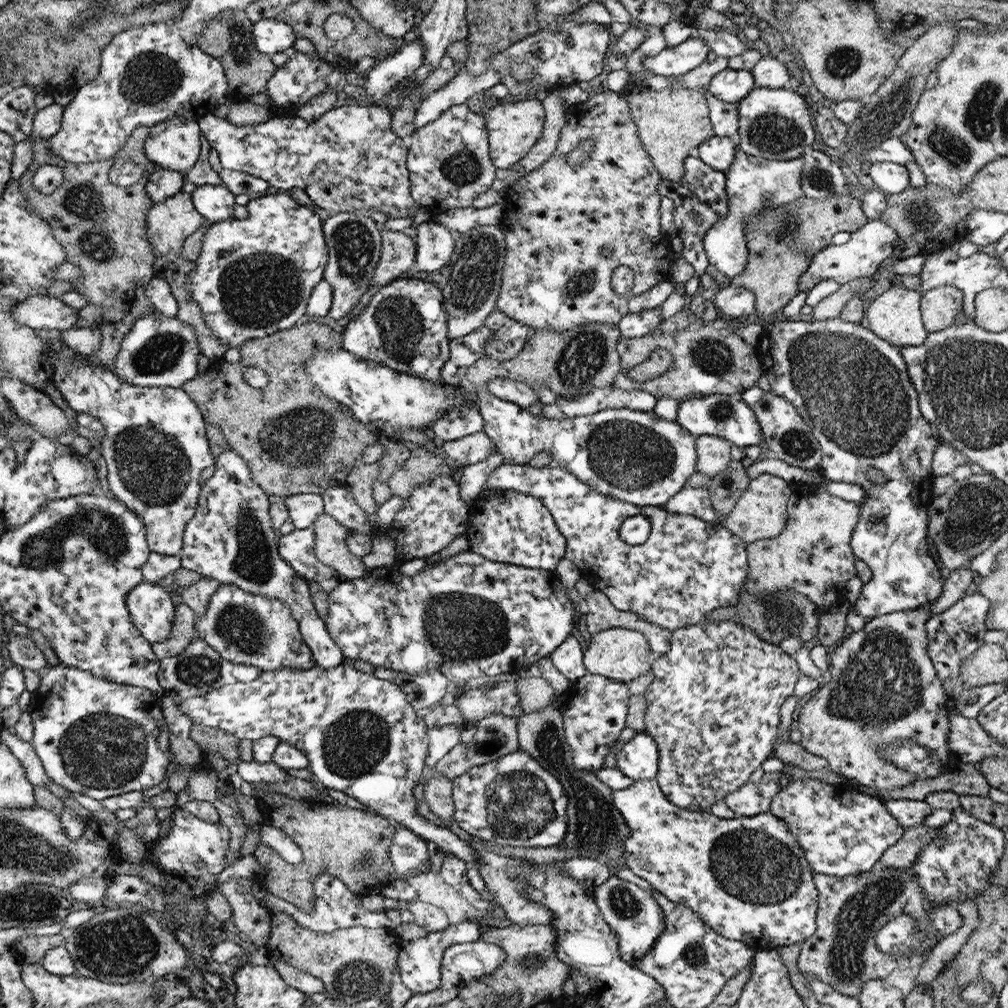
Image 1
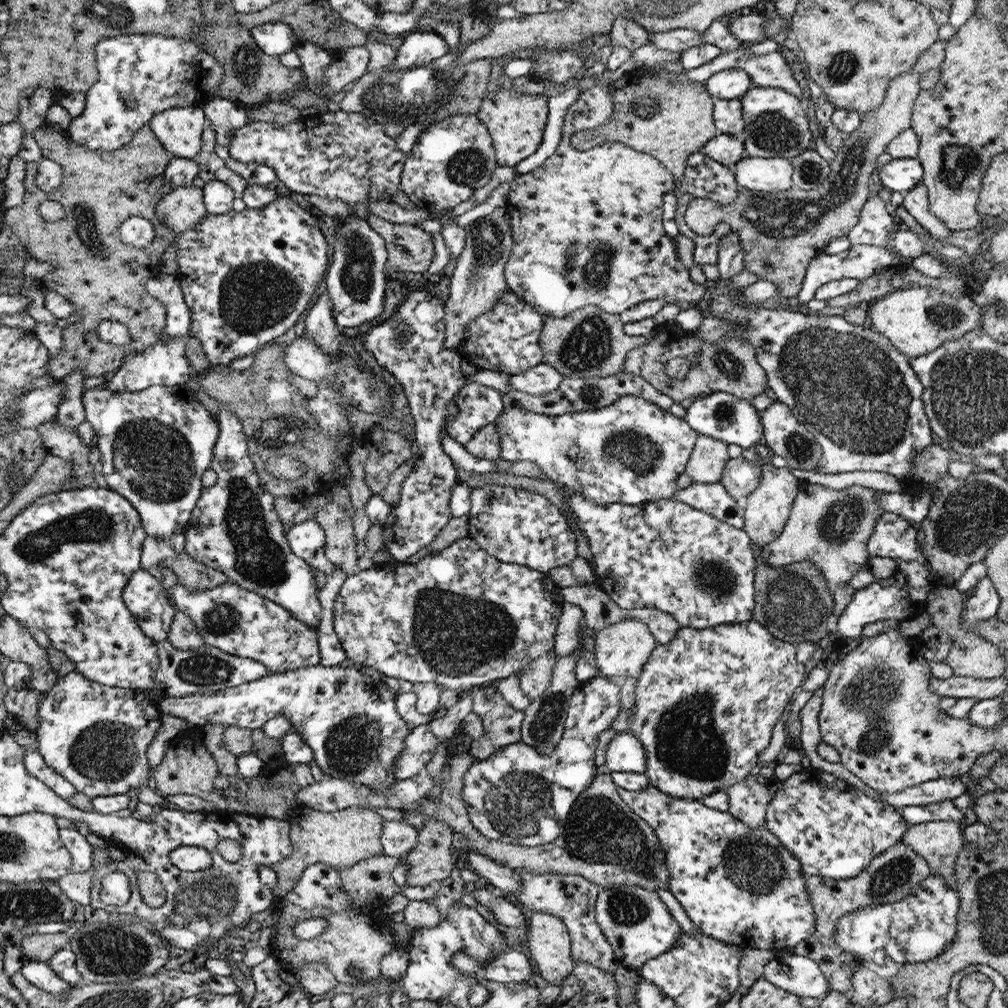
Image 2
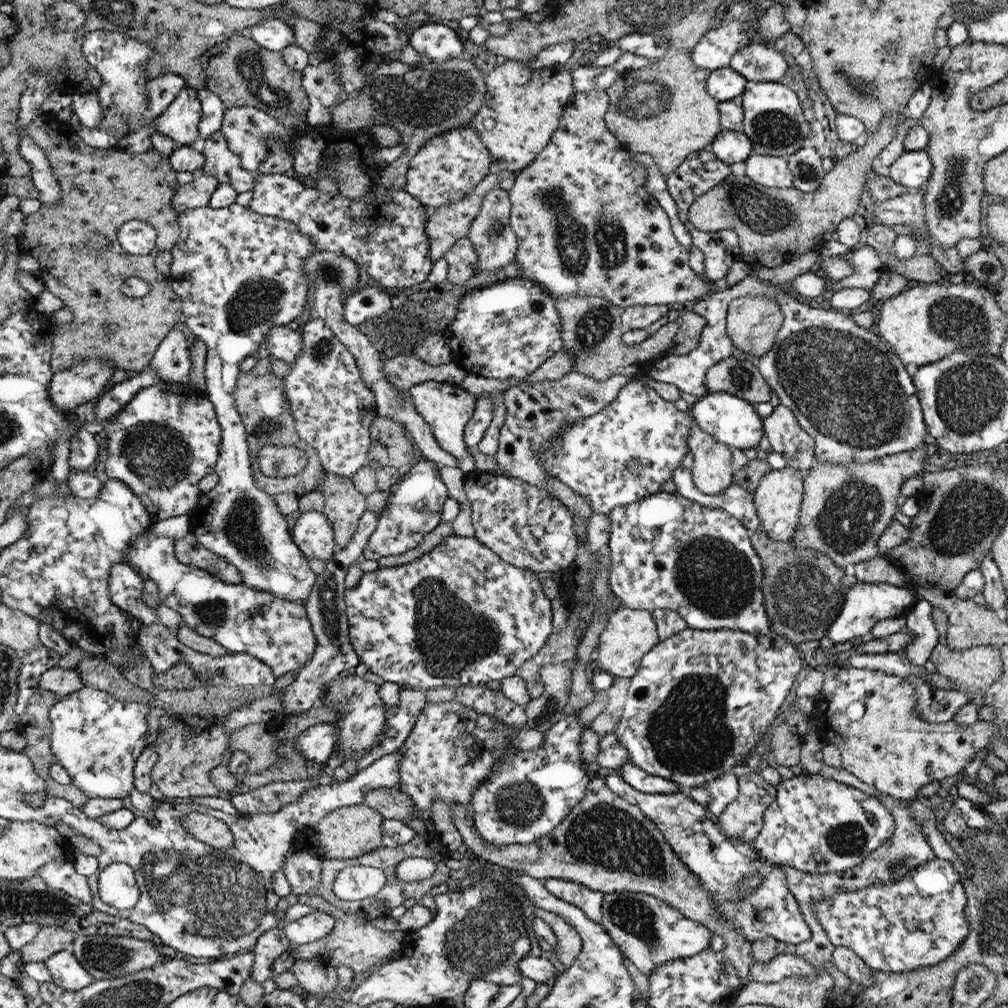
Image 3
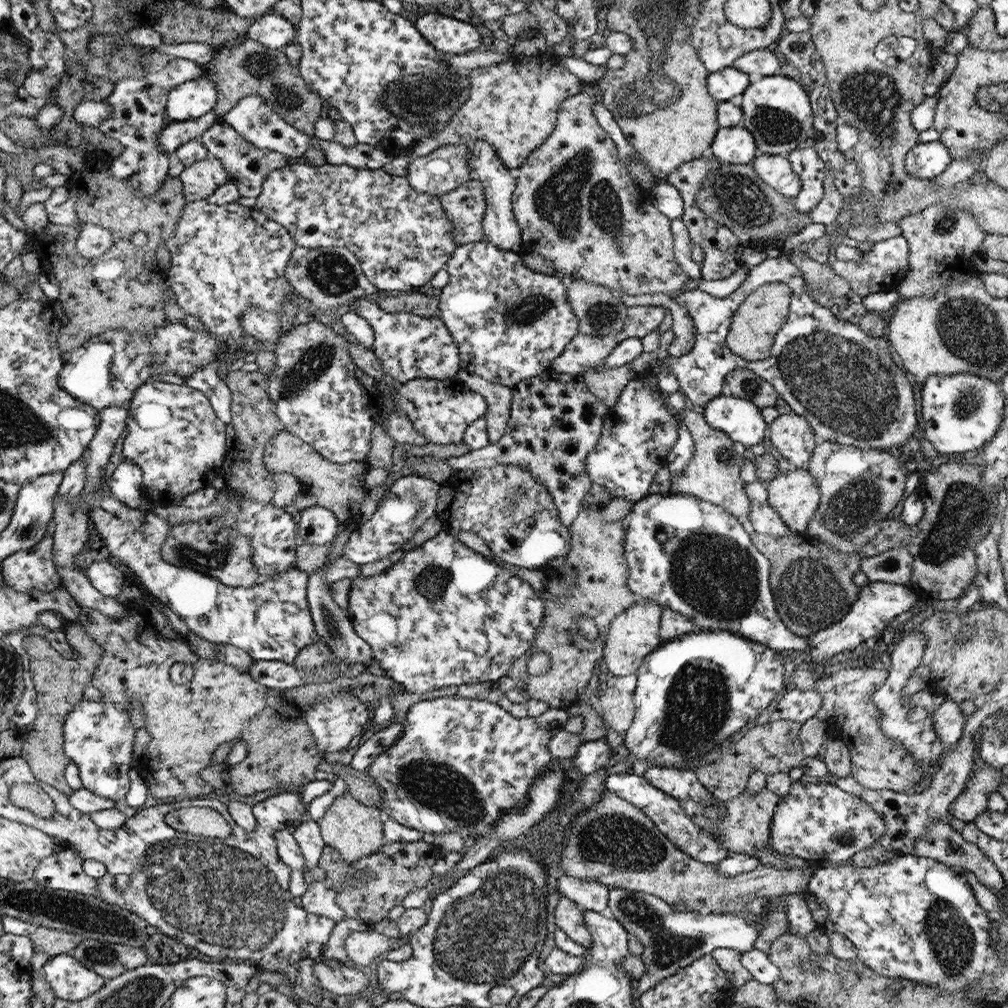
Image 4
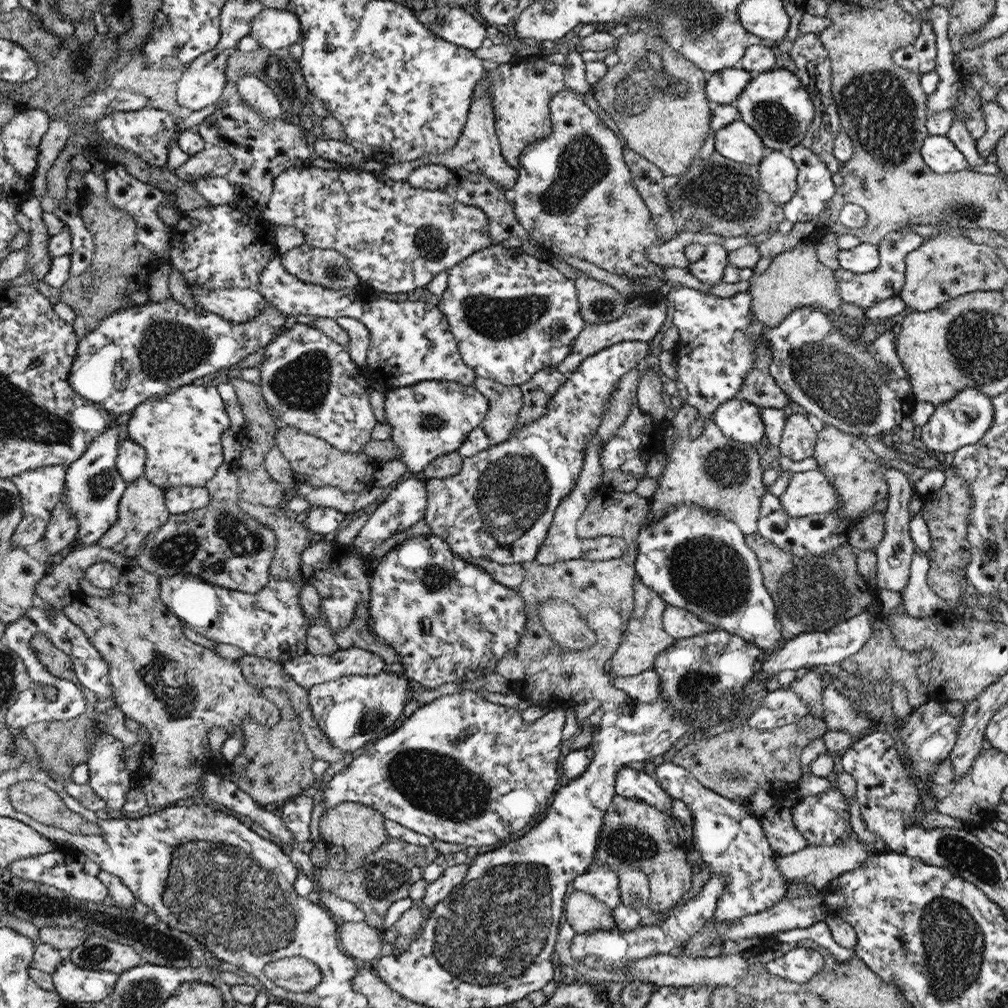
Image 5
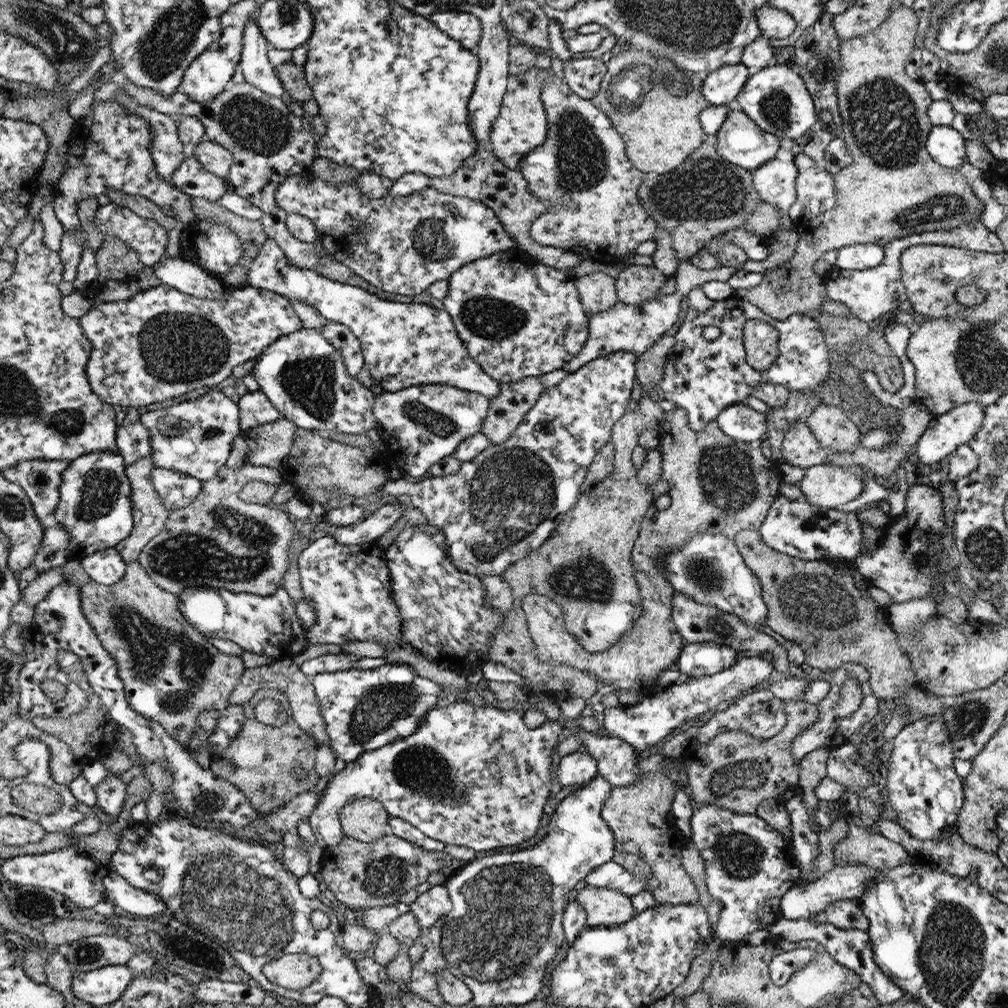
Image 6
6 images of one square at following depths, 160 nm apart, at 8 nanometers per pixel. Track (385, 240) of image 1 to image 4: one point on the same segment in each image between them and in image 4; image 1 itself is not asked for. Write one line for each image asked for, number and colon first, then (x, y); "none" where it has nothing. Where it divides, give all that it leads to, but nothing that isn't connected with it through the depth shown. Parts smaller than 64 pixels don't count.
2: (409, 248)
3: (448, 223)
4: (466, 205)

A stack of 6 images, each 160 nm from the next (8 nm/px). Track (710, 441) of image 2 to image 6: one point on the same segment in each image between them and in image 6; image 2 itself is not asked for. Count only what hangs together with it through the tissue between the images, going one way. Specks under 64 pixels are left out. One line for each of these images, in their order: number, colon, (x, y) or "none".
3: (711, 472)
4: (713, 474)
5: (712, 471)
6: (716, 484)

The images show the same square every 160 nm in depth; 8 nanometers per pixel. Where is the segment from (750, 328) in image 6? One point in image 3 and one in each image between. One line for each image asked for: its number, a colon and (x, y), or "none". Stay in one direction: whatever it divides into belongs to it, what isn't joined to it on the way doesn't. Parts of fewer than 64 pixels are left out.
3: (737, 377)
4: (745, 384)
5: (760, 388)

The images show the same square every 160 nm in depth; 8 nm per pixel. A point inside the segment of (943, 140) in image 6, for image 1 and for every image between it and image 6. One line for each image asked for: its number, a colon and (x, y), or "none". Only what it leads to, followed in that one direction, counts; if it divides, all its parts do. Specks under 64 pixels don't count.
1: (891, 178)
2: (900, 175)
3: (912, 169)
4: (926, 160)
5: (940, 154)

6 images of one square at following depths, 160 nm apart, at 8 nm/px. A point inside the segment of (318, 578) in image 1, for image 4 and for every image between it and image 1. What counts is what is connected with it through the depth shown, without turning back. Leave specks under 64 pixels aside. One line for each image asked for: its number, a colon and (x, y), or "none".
2: (307, 539)
3: (313, 533)
4: (318, 525)

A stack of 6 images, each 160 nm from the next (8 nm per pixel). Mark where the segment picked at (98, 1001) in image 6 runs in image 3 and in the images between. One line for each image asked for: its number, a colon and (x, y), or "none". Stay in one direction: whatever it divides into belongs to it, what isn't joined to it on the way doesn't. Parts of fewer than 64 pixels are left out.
3: (69, 972)
4: (71, 980)
5: (76, 984)

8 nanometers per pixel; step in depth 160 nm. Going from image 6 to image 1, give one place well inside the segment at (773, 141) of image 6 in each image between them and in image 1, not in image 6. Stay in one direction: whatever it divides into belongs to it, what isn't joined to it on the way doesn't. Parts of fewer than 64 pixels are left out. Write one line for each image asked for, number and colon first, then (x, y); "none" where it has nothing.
1: (719, 152)
2: (727, 149)
3: (730, 147)
4: (736, 145)
5: (739, 141)

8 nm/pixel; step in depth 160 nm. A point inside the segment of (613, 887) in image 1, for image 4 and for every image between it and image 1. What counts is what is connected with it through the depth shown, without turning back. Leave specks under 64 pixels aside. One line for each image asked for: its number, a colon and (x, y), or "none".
2: (635, 921)
3: (651, 932)
4: (671, 939)

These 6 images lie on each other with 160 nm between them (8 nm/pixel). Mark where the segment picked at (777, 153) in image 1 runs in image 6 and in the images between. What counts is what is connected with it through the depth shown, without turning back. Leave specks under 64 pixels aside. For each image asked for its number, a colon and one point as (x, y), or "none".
2: (775, 126)
3: (773, 119)
4: (776, 109)
5: (778, 106)
6: (776, 97)

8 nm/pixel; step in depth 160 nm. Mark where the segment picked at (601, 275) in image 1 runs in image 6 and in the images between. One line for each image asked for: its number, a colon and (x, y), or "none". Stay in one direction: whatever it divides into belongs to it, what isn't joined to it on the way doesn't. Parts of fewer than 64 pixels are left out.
2: (587, 224)
3: (585, 180)
4: (577, 205)
5: (574, 195)
6: (584, 159)

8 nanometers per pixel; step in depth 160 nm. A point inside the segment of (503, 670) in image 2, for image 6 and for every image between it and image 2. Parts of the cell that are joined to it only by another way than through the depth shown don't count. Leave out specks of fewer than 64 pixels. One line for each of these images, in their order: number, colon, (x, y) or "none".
3: (459, 615)
4: (444, 615)
5: (450, 621)
6: (446, 616)

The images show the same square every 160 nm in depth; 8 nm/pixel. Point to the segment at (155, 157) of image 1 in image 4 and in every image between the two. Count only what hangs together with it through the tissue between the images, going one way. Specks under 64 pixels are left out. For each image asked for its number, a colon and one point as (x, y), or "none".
2: (180, 129)
3: (179, 121)
4: (189, 100)

